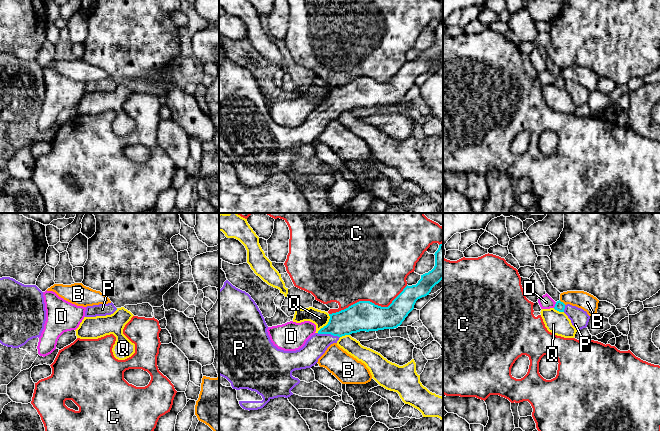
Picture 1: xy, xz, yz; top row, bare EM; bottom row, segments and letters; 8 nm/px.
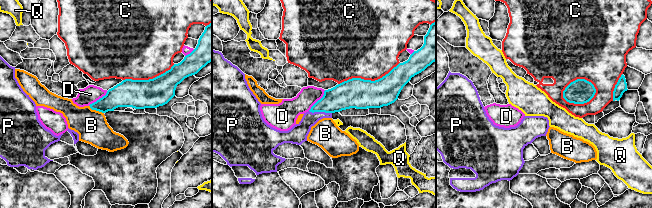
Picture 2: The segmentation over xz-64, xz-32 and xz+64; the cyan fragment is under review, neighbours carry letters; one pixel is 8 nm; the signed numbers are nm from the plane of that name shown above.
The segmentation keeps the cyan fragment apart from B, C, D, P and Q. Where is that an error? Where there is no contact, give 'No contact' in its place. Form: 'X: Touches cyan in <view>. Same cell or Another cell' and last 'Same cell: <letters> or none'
B: Touches cyan in yz. Another cell
C: Touches cyan in xz. Another cell
D: Touches cyan in yz. Another cell
P: Touches cyan in xz. Same cell
Q: Touches cyan in xz. Another cell
Same cell: P

